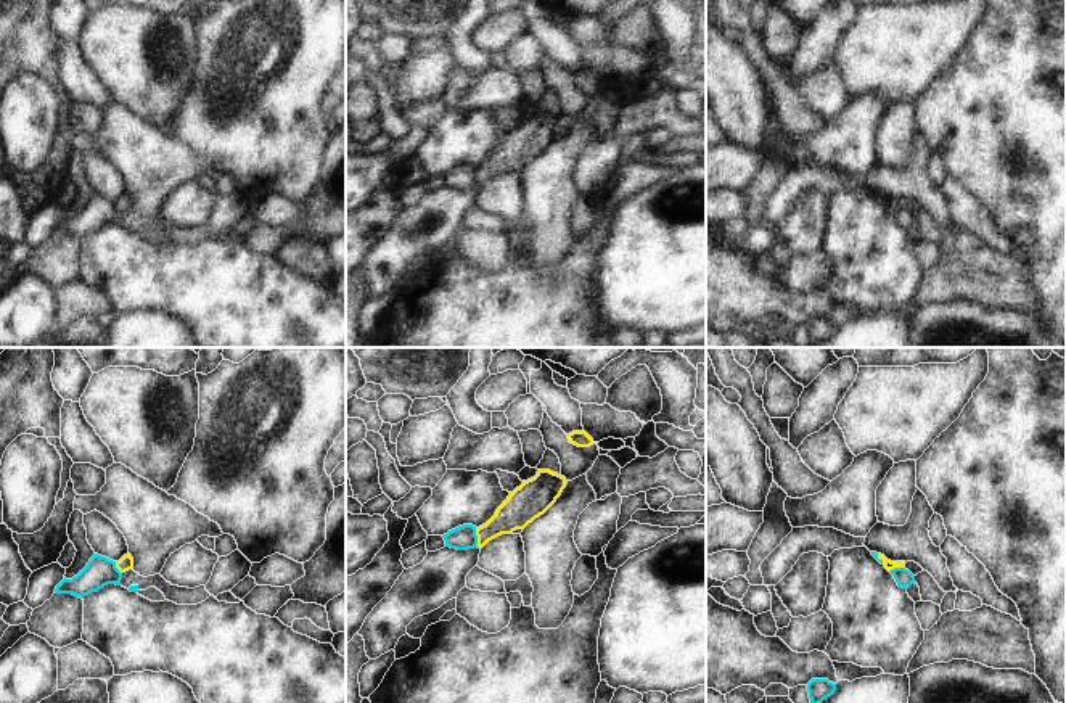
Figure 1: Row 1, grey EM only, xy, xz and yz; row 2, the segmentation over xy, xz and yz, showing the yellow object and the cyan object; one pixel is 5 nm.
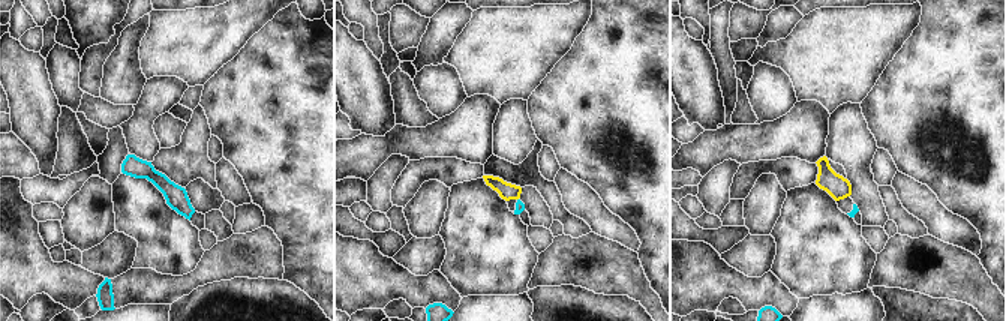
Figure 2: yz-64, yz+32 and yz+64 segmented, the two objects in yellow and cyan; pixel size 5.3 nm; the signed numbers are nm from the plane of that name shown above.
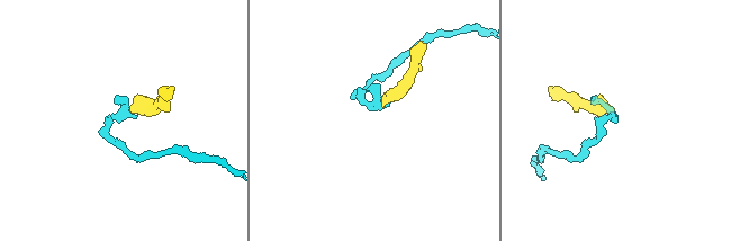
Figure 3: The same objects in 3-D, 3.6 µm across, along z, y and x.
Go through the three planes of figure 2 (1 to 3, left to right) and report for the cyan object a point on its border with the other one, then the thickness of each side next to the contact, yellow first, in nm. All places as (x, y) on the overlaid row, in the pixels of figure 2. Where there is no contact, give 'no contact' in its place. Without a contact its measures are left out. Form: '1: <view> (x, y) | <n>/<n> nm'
1: no contact
2: no contact
3: no contact

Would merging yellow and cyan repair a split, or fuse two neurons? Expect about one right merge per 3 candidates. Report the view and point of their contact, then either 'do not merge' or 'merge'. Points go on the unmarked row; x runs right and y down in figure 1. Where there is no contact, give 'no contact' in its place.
meets yellow in xz at (478, 177); do not merge

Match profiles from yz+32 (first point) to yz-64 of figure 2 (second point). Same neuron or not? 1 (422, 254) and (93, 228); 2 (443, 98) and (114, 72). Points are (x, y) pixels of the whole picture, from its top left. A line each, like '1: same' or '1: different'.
1: different
2: same

